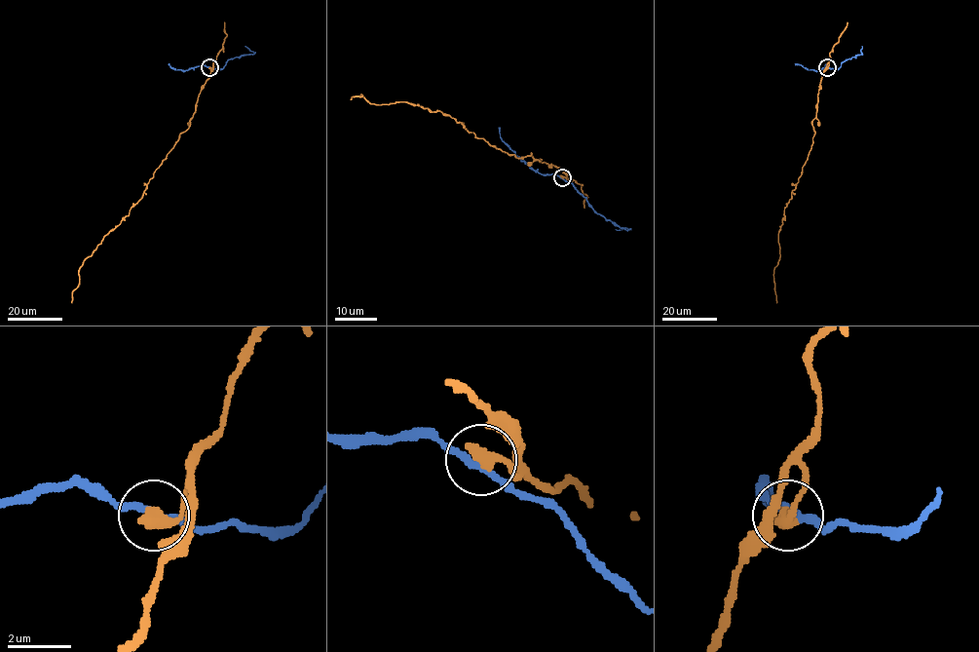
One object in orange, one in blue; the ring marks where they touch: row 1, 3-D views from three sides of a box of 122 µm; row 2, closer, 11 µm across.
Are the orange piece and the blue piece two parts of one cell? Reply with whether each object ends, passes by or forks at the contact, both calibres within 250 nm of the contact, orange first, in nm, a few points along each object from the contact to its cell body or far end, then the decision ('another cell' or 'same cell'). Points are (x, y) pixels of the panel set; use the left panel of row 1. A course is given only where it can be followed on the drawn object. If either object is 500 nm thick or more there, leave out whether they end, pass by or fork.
orange ends | blue passes by | 460/200 nm | orange via (210, 67), (190, 126), (180, 134), (155, 172), (142, 197), (83, 261), (71, 303) | blue via (210, 67), (222, 68), (230, 58), (253, 54), (244, 46) | another cell

